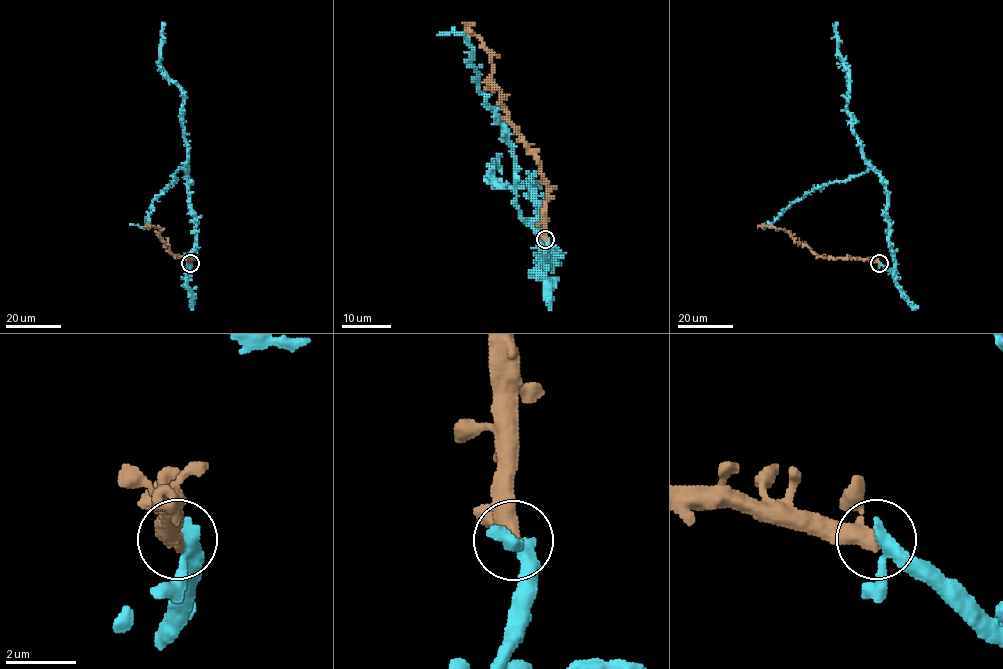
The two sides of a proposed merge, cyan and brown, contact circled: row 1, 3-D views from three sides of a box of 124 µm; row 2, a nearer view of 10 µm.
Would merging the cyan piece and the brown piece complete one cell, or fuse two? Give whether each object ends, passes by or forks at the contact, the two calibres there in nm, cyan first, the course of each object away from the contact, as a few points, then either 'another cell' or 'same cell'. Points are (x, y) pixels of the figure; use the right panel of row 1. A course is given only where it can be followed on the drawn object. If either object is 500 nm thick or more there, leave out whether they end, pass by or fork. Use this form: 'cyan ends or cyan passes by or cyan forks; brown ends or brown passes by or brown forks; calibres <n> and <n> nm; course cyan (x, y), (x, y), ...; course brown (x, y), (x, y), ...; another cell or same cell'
cyan passes by; brown passes by; calibres 320 and 360 nm; course cyan (878, 262), (894, 266), (885, 180), (865, 157), (853, 128), (838, 22); course brown (878, 263), (820, 257), (782, 229), (757, 227); same cell

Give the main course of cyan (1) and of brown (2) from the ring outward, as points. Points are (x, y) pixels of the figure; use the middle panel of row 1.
1: (545, 239), (543, 266), (553, 257), (543, 251), (532, 183), (502, 185), (492, 175), (496, 163), (500, 166)
2: (545, 239), (547, 180), (538, 157), (503, 109), (501, 92), (491, 80), (492, 54), (469, 28), (475, 22)

